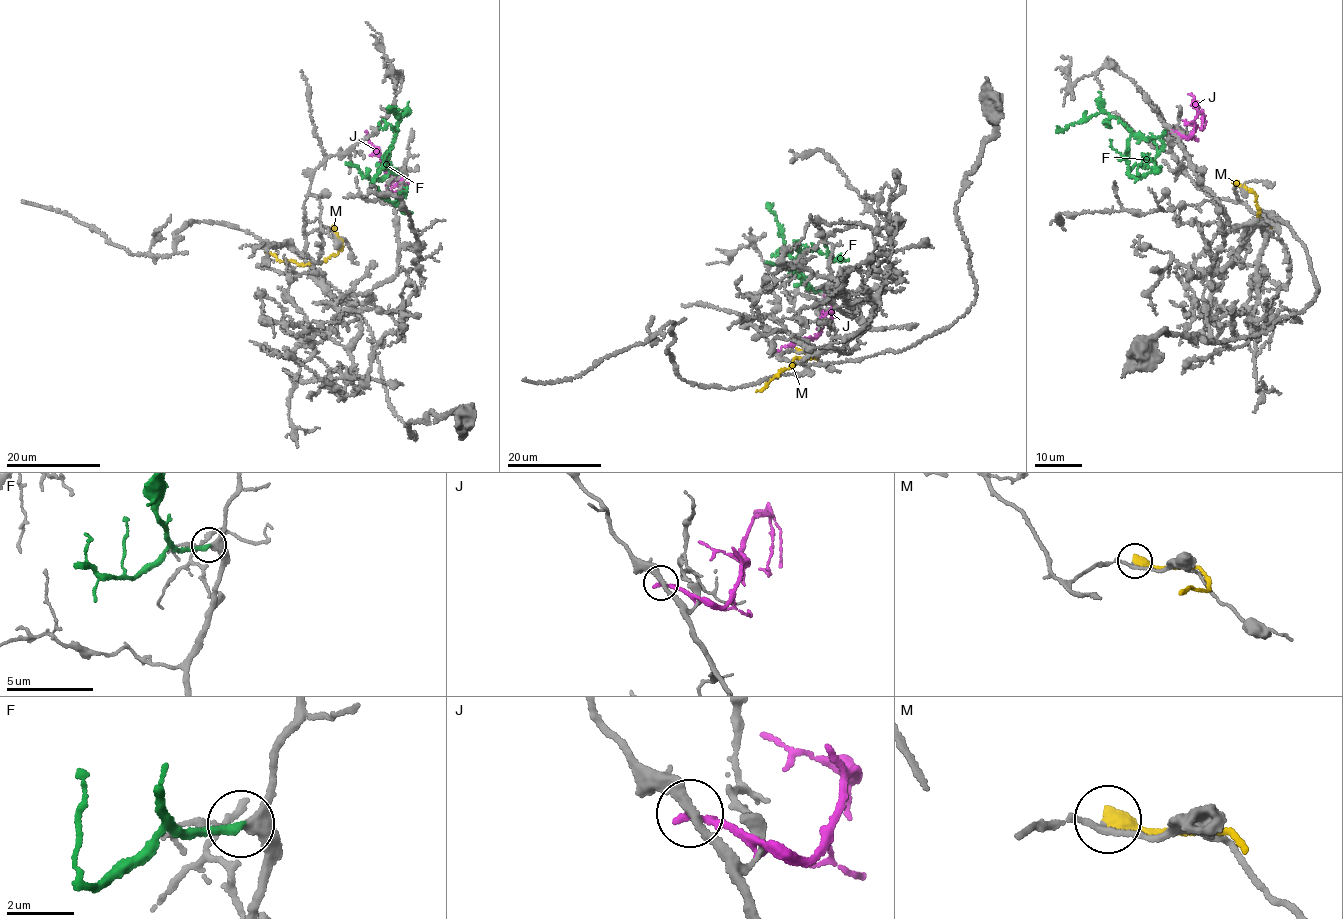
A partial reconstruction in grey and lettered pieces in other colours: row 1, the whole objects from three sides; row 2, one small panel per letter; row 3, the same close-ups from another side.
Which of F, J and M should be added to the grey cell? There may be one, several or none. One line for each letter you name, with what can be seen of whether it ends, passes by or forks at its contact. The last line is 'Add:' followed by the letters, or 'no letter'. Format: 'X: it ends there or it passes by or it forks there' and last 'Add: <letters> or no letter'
F: it ends there
Add: F

